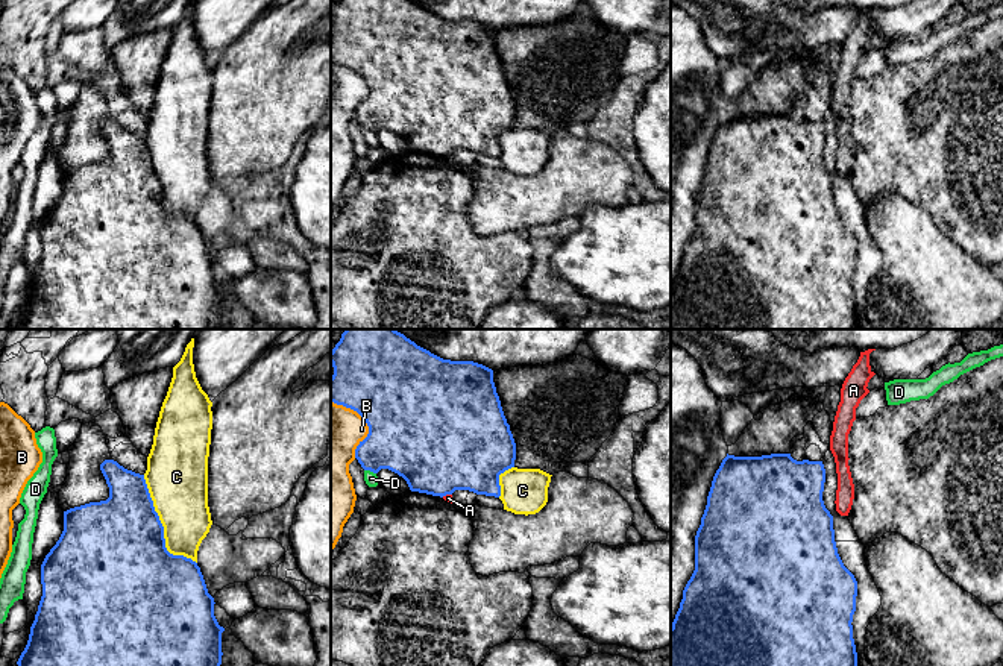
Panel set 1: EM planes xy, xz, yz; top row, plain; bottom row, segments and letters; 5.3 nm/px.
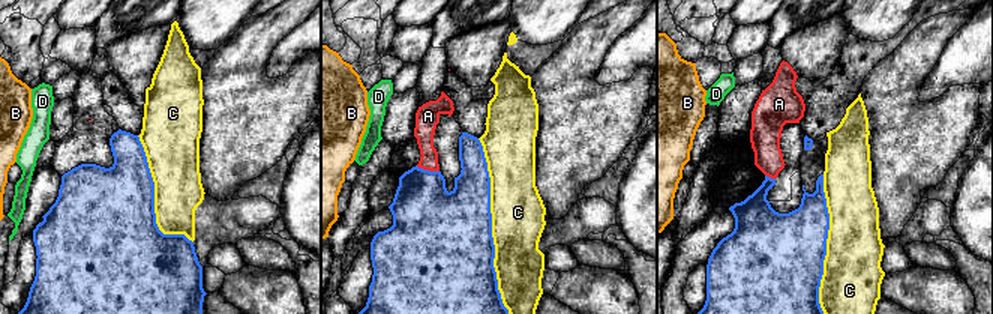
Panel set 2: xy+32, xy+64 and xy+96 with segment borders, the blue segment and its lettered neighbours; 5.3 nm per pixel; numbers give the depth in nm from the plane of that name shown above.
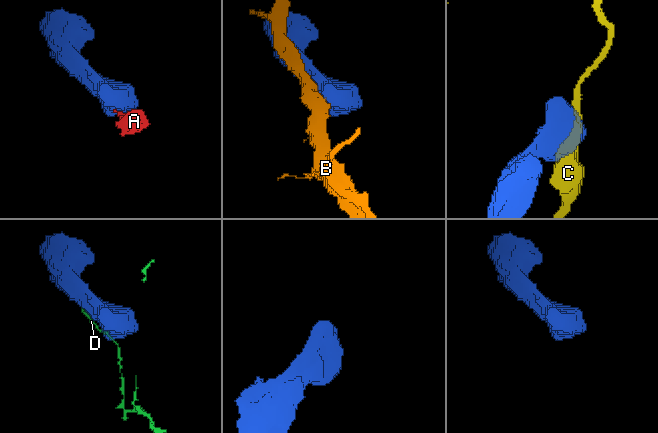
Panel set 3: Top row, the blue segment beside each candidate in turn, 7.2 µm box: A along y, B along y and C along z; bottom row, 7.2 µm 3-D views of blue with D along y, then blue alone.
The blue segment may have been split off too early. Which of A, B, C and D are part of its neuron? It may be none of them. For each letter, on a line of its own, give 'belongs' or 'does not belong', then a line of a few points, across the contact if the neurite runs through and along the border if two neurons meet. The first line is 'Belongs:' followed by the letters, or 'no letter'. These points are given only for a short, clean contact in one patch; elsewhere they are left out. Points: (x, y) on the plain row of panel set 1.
Belongs: no letter
A: does not belong; line xz (451, 153), (442, 157)
B: does not belong
C: does not belong
D: does not belong

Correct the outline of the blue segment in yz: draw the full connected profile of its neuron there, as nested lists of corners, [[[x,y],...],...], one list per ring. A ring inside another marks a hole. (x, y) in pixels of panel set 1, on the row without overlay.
[[[727,114],[712,141],[707,165],[695,196],[695,231],[683,250],[683,259],[671,287],[671,329],[857,329],[851,285],[857,241],[838,214],[833,176],[822,161],[824,143],[822,121],[797,121],[791,114],[762,117]]]

